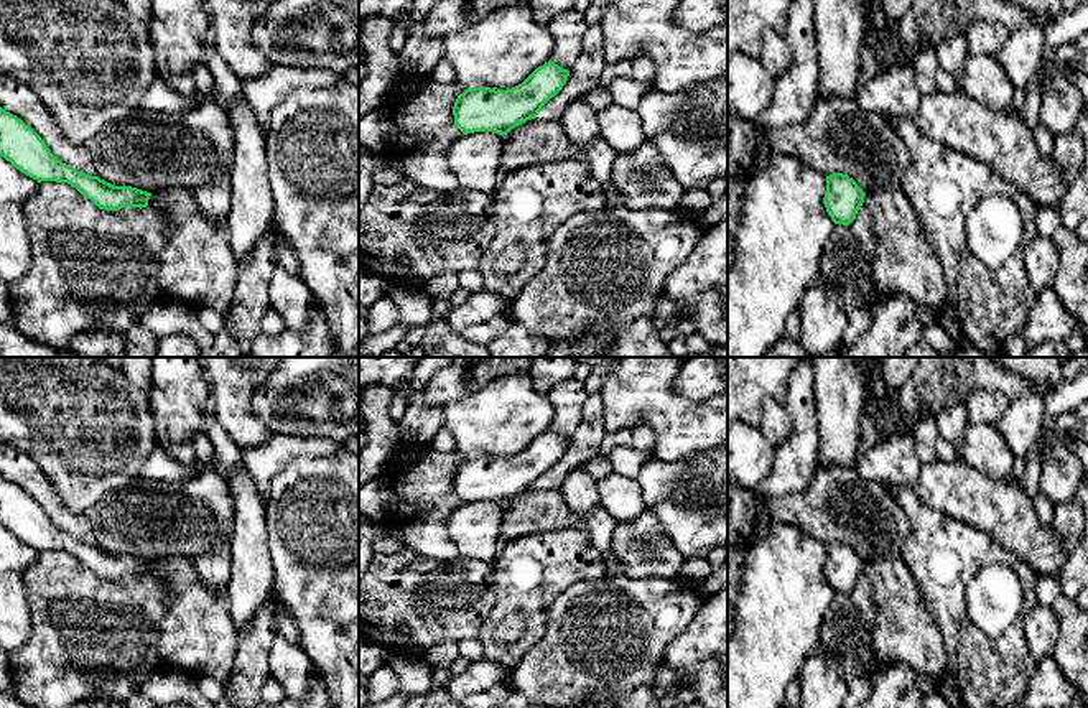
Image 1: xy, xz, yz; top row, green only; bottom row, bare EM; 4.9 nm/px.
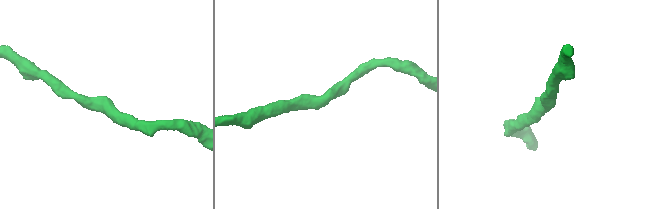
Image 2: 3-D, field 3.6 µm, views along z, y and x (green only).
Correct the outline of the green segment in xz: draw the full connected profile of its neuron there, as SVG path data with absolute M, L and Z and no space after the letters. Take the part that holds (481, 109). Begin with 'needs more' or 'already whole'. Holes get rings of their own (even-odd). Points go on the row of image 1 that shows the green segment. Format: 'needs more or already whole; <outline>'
already whole; M550 59L512 89L466 89L454 102L454 123L464 135L474 132L507 135L512 128L535 119L542 107L563 89L568 76L568 69Z

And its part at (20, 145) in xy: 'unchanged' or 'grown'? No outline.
unchanged

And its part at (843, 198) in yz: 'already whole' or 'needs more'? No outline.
already whole

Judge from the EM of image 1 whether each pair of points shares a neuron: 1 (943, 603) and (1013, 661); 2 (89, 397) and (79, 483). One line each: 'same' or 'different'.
1: same
2: same

